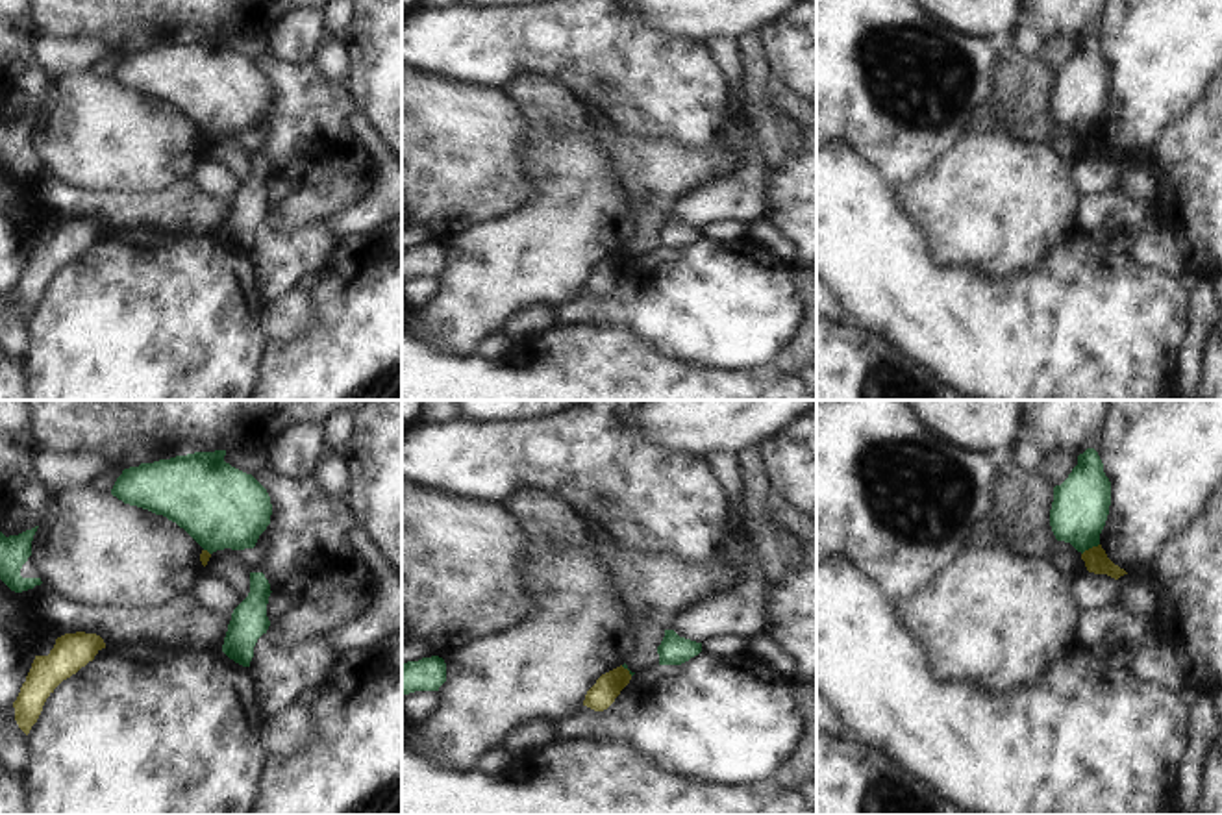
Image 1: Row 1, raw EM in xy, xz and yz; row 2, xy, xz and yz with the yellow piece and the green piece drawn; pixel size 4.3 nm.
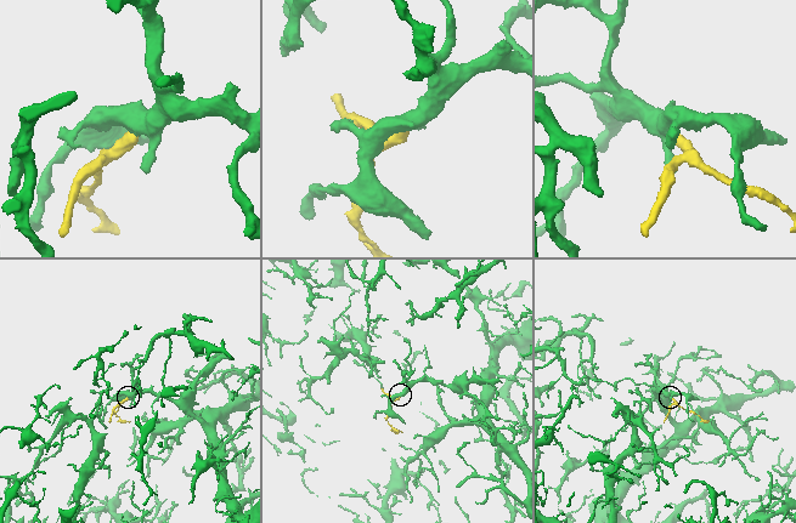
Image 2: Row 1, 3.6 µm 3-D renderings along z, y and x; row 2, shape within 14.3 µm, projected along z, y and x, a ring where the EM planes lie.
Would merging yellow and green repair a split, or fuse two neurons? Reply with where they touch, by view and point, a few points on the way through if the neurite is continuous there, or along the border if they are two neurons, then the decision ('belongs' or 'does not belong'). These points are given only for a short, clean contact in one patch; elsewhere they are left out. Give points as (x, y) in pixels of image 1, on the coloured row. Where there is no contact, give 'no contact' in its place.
contact yz (1089, 549); border yz (1098, 543), (1082, 554); does not belong

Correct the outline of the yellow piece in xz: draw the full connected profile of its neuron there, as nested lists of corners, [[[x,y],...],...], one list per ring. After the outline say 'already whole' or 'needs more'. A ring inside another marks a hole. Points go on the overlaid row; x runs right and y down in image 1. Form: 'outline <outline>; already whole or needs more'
outline [[[622,665],[602,674],[596,683],[587,691],[583,706],[604,711],[607,709],[620,691],[630,683],[631,674]]]; already whole

